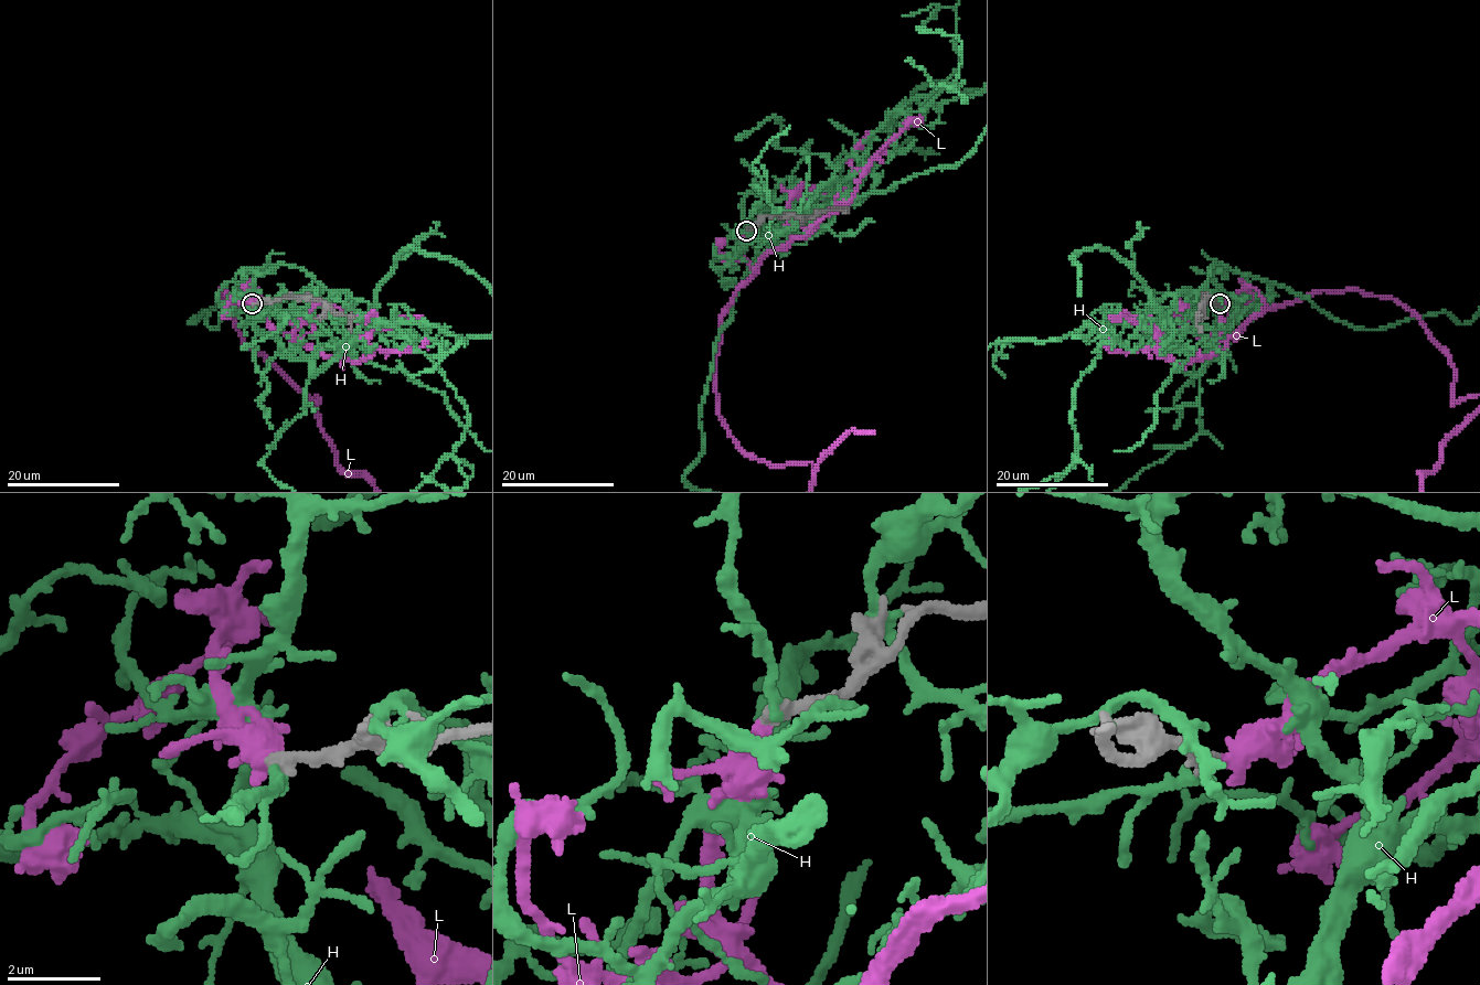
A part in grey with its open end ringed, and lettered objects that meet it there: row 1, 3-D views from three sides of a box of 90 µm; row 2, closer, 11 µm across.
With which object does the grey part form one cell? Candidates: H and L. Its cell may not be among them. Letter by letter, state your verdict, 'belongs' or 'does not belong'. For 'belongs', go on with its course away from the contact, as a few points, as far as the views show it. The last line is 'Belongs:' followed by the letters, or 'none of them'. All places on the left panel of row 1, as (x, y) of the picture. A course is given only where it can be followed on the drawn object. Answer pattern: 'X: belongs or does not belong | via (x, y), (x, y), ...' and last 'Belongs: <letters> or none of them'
H: does not belong
L: belongs
Belongs: L

